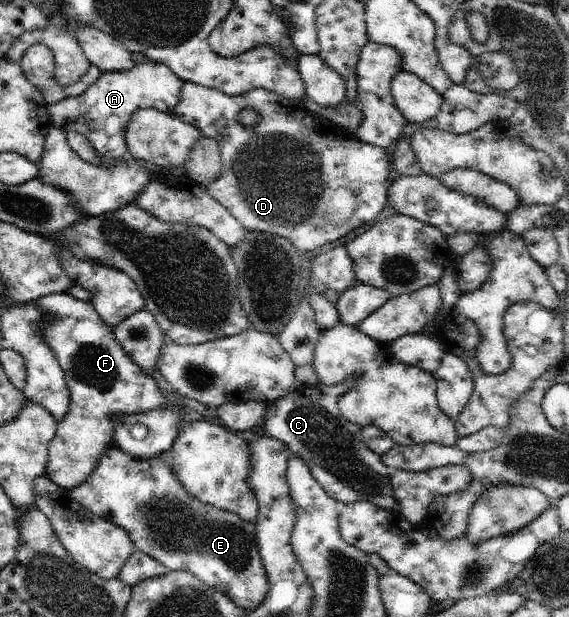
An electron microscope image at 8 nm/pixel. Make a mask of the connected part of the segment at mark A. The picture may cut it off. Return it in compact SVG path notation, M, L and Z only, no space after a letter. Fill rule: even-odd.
M145 62L133 69L103 71L93 85L80 96L68 97L49 108L52 127L65 132L79 132L92 139L95 153L101 163L115 165L128 156L125 143L125 130L130 117L140 109L156 109L160 112L174 113L179 103L183 82L160 63Z

